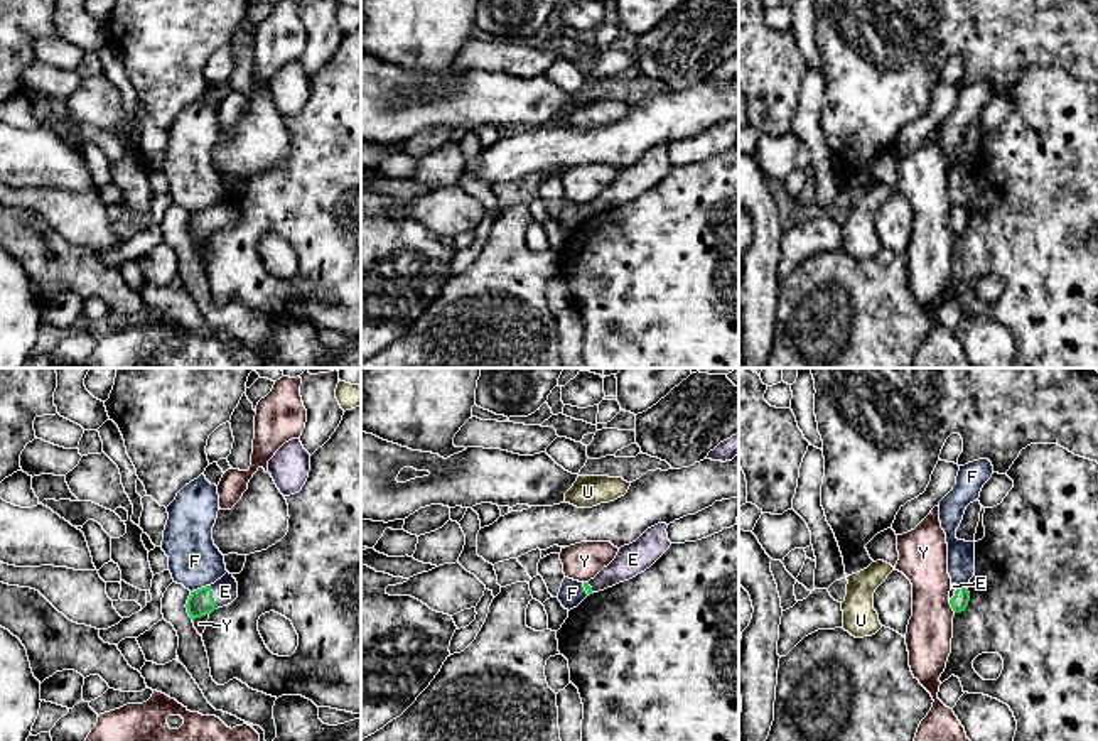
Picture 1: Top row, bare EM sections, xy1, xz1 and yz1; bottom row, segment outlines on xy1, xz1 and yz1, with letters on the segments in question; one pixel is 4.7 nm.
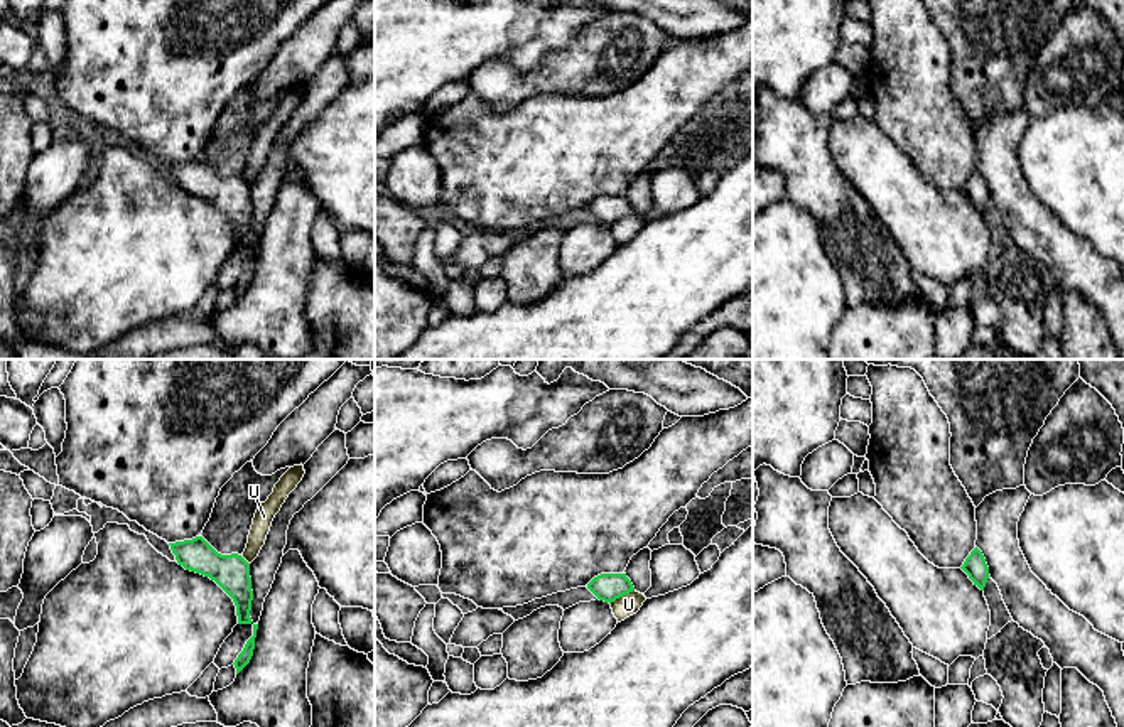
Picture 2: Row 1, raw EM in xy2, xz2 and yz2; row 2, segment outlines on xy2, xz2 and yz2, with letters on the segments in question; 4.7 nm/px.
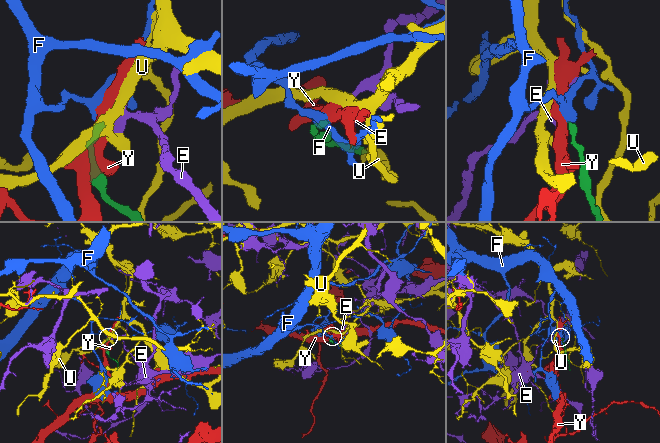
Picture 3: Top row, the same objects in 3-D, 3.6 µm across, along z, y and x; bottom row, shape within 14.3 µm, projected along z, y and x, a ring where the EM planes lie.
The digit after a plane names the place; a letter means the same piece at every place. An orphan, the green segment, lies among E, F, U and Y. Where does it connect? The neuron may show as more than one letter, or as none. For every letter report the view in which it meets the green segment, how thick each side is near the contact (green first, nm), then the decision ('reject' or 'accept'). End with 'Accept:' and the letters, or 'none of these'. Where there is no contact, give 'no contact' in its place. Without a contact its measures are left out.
E: contact in xy1; calibres 120 and 120 nm; reject
F: contact in xy1; calibres 120 and 240 nm; reject
U: contact in xz2; calibres 140 and 100 nm; accept
Y: contact in xy1; calibres 120 and 60 nm; reject
Accept: U

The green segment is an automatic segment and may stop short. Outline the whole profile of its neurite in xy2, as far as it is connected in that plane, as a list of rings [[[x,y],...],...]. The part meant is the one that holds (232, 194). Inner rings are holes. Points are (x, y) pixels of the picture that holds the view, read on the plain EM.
[[[203,159],[169,165],[179,187],[214,202],[235,224],[238,246],[251,246],[250,186],[238,175],[221,177]]]

